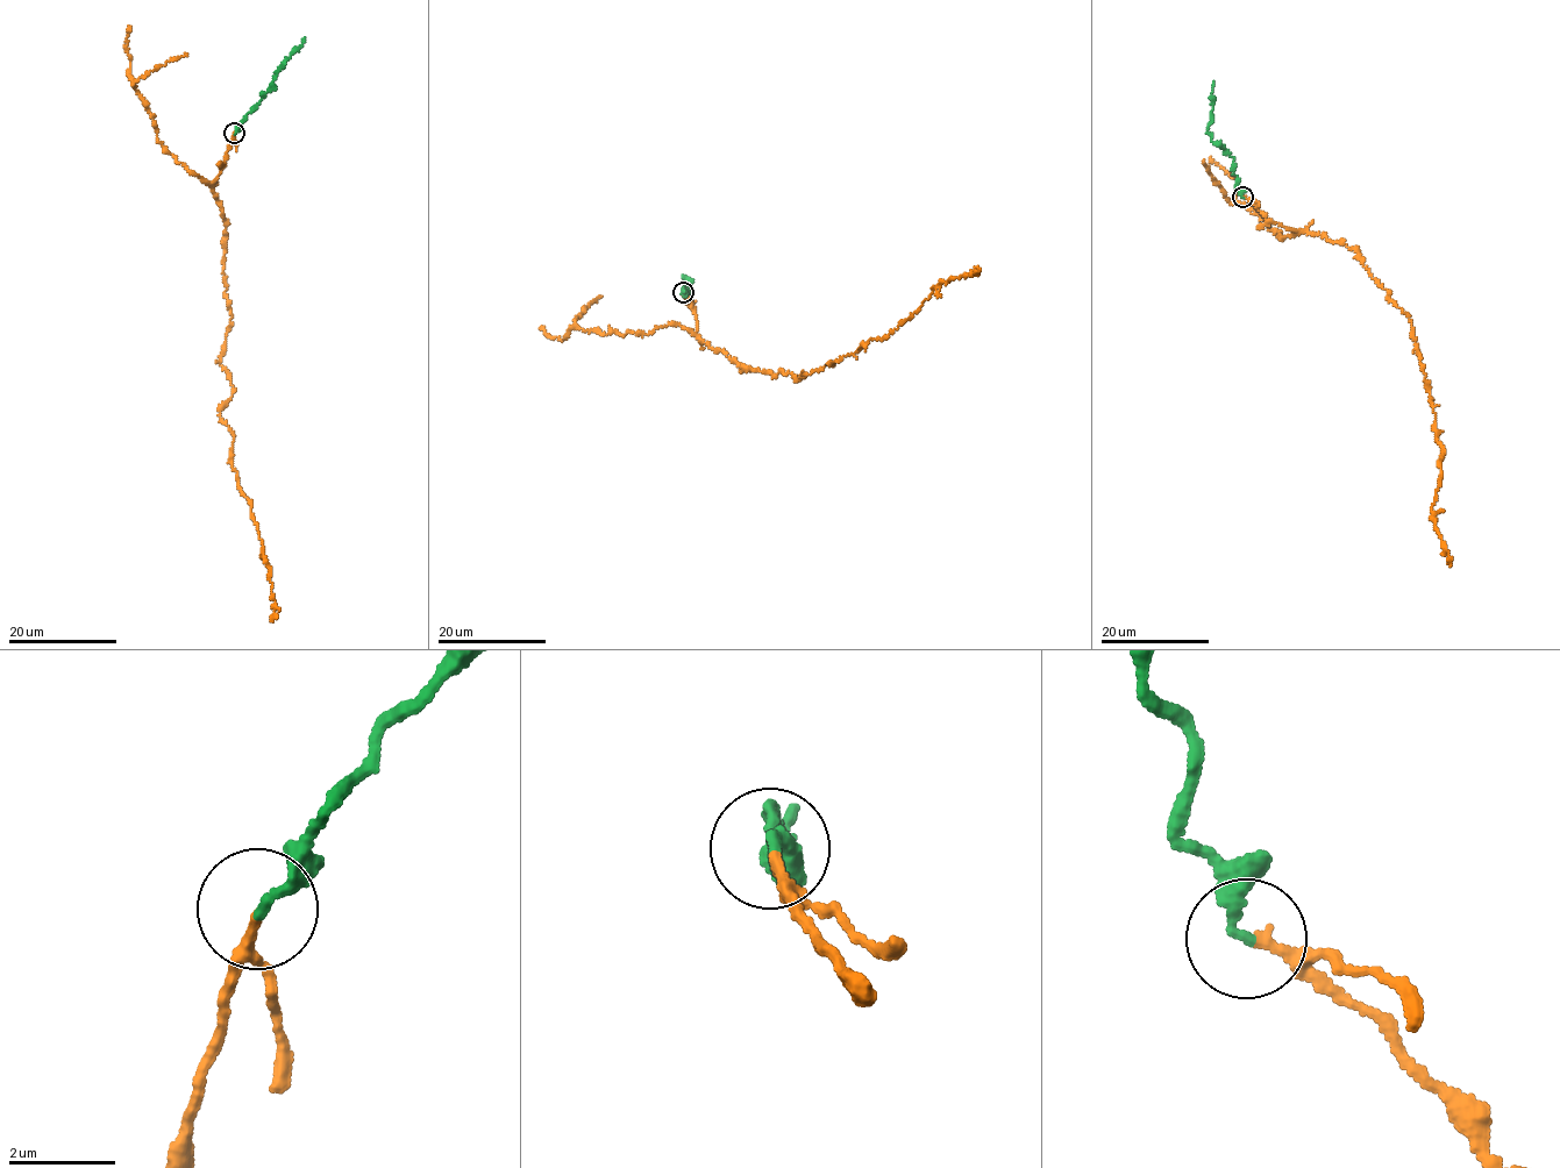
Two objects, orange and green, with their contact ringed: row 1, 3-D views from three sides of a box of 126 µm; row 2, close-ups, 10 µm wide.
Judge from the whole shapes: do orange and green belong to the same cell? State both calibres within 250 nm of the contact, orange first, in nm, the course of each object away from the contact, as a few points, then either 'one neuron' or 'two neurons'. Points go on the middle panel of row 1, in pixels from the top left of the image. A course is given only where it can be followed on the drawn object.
calibres 190 and 200 nm; course orange (683, 293), (693, 307), (697, 336), (741, 368), (799, 379), (889, 334), (937, 285), (977, 271); course green (683, 292), (689, 292), (685, 275), (685, 285), (691, 296); one neuron

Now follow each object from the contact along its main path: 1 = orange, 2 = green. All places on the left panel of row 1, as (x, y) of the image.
1: (234, 134), (211, 185), (230, 318), (220, 362), (233, 396), (219, 418), (258, 527), (270, 622)
2: (234, 133), (266, 93), (284, 61), (304, 37)

